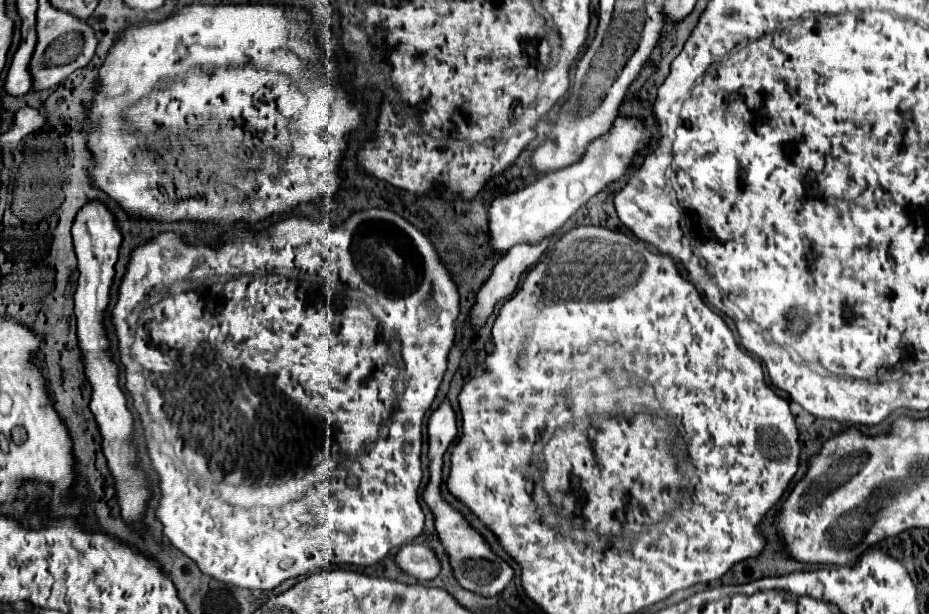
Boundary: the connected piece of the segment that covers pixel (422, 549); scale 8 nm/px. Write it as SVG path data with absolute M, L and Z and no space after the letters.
M407 544L397 554L397 564L403 572L425 582L433 580L441 572L441 560L425 544Z

